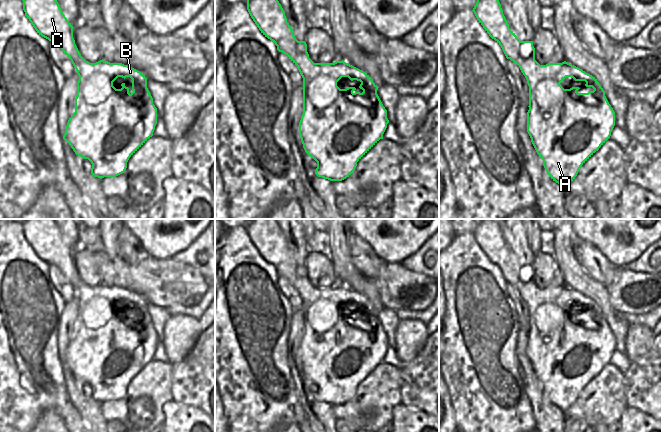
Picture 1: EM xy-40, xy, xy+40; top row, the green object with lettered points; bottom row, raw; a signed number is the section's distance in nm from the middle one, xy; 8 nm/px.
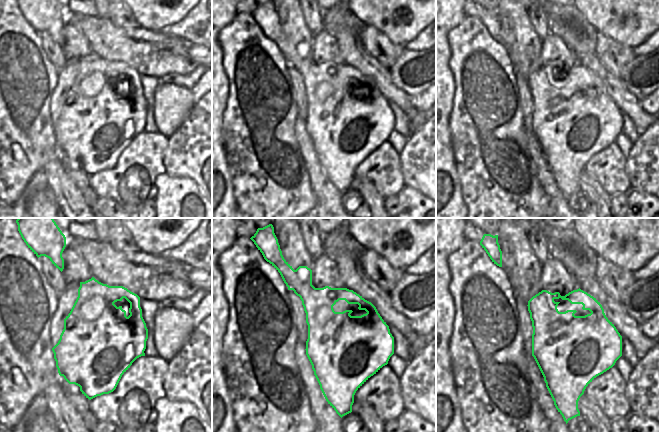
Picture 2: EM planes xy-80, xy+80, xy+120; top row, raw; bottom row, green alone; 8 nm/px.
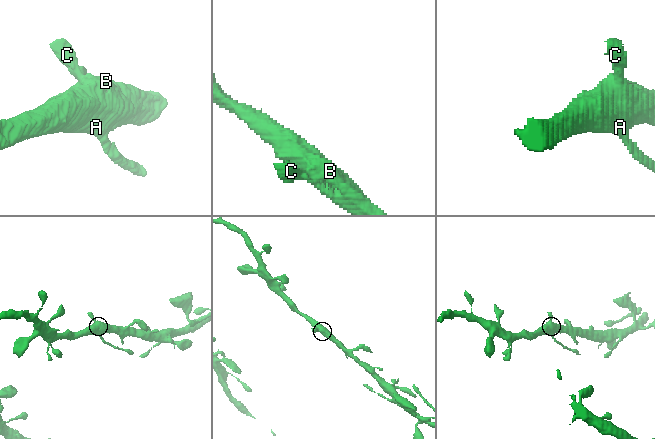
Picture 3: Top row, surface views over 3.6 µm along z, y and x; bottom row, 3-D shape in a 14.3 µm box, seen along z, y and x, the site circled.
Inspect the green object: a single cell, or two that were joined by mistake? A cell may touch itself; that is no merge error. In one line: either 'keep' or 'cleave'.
keep

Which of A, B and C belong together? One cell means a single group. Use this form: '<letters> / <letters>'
A B C

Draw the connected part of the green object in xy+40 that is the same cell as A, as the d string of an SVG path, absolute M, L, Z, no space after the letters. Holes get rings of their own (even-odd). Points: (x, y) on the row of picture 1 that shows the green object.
M477 0L472 11L489 36L501 46L506 58L516 63L525 76L529 86L527 132L549 177L566 187L575 179L581 166L611 136L615 112L605 91L595 77L566 61L540 65L535 60L533 41L520 41L517 38L509 28L499 0ZM566 77L585 81L585 86L594 90L578 93L579 87L564 89L560 83Z

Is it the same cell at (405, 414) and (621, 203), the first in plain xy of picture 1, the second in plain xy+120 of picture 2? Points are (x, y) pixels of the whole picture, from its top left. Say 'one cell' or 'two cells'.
two cells

